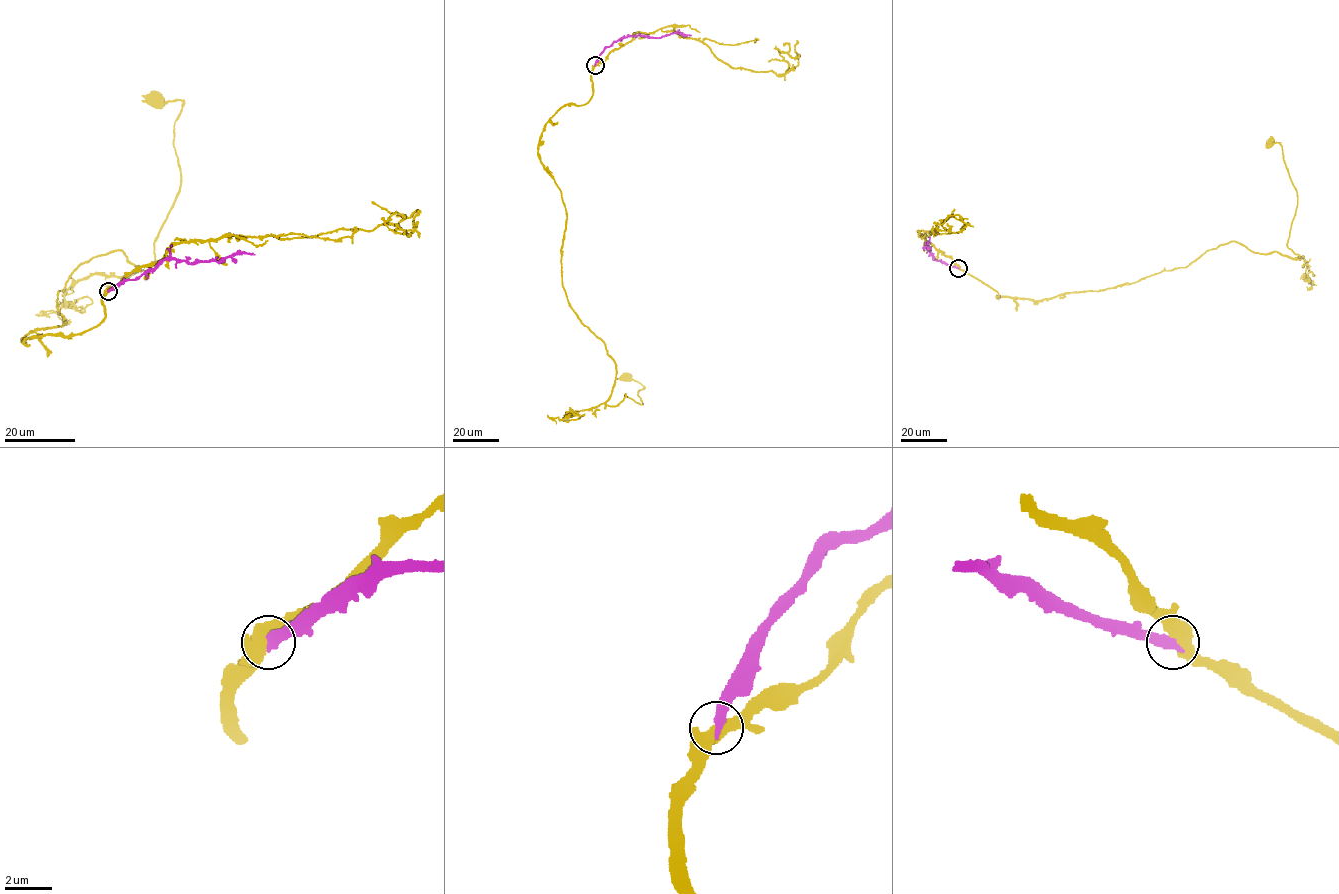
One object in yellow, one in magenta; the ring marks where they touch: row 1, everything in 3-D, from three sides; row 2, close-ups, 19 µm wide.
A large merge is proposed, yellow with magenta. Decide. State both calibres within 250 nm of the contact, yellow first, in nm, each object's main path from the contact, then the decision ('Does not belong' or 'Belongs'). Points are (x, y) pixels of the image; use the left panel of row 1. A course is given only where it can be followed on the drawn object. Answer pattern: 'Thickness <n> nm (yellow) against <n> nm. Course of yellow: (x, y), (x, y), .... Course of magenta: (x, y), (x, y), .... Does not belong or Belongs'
Thickness 420 nm (yellow) against 400 nm. Course of yellow: (108, 291), (88, 330), (21, 339), (64, 323), (81, 263), (154, 262), (183, 102), (158, 97). Course of magenta: (108, 291), (153, 270), (164, 260), (209, 261), (242, 253), (254, 254). Does not belong

